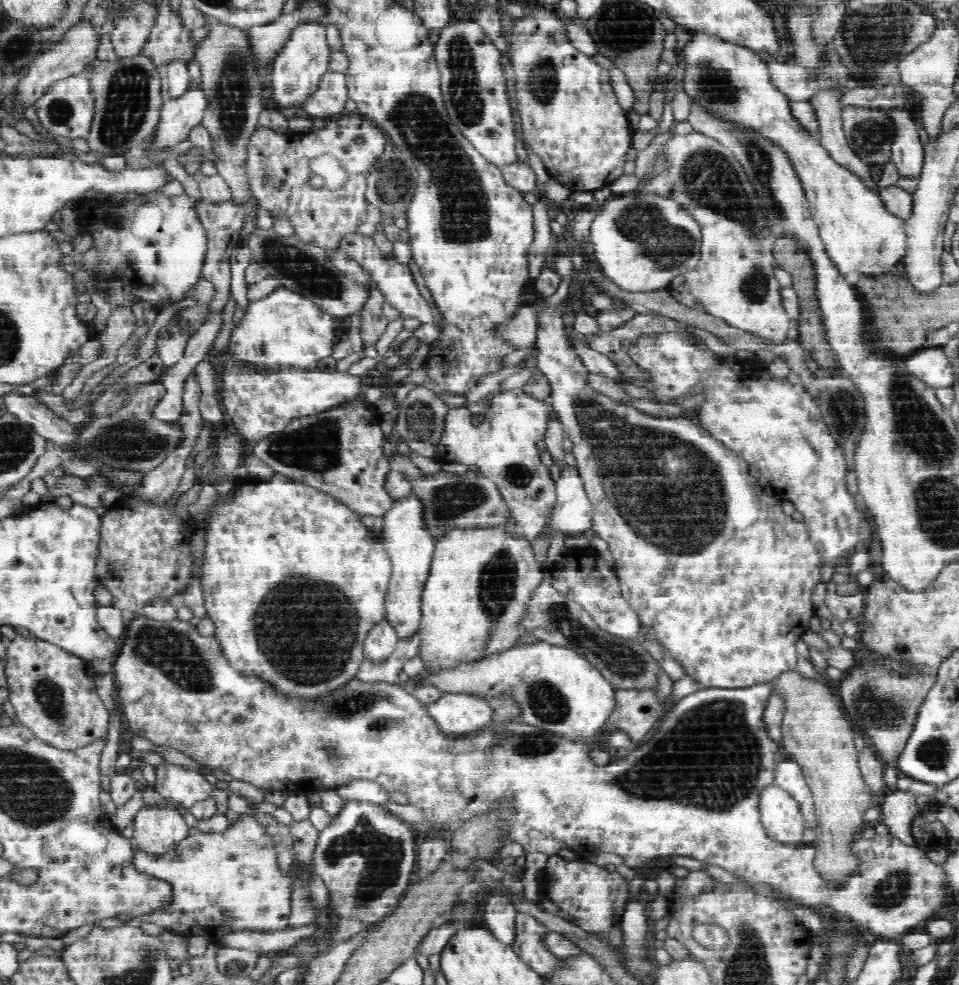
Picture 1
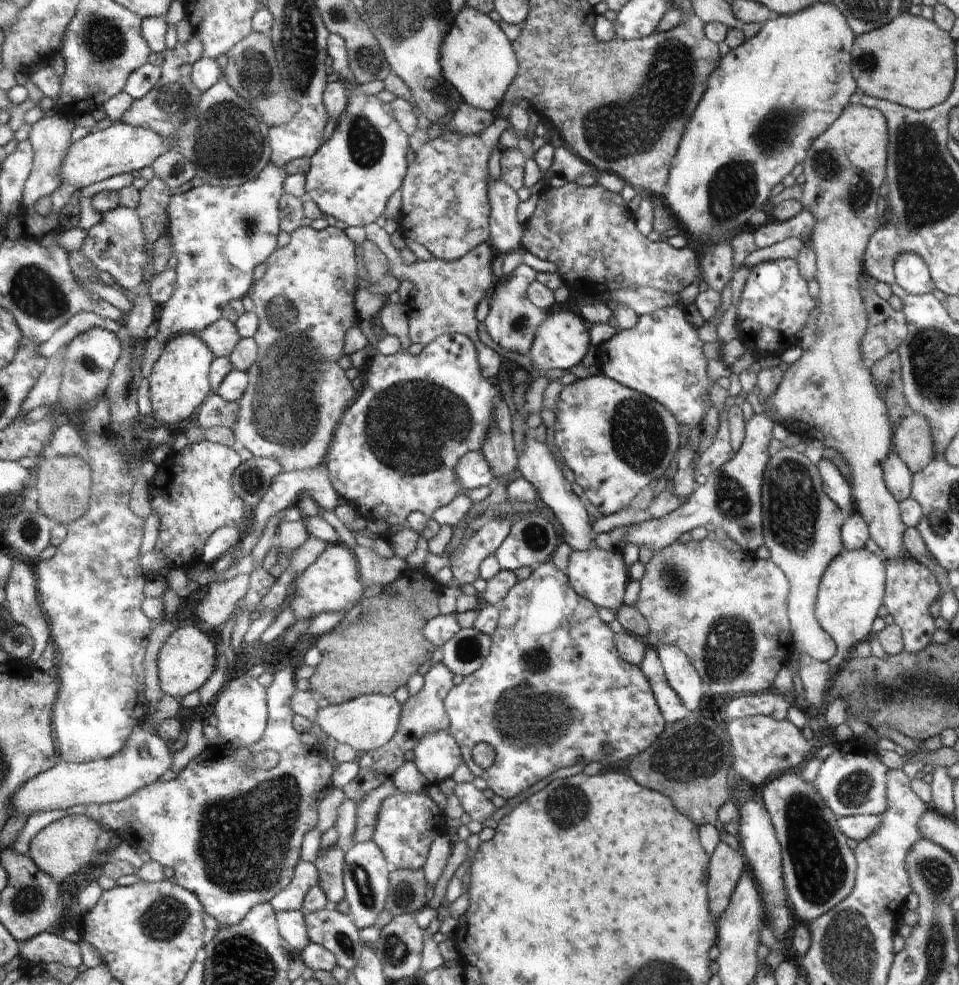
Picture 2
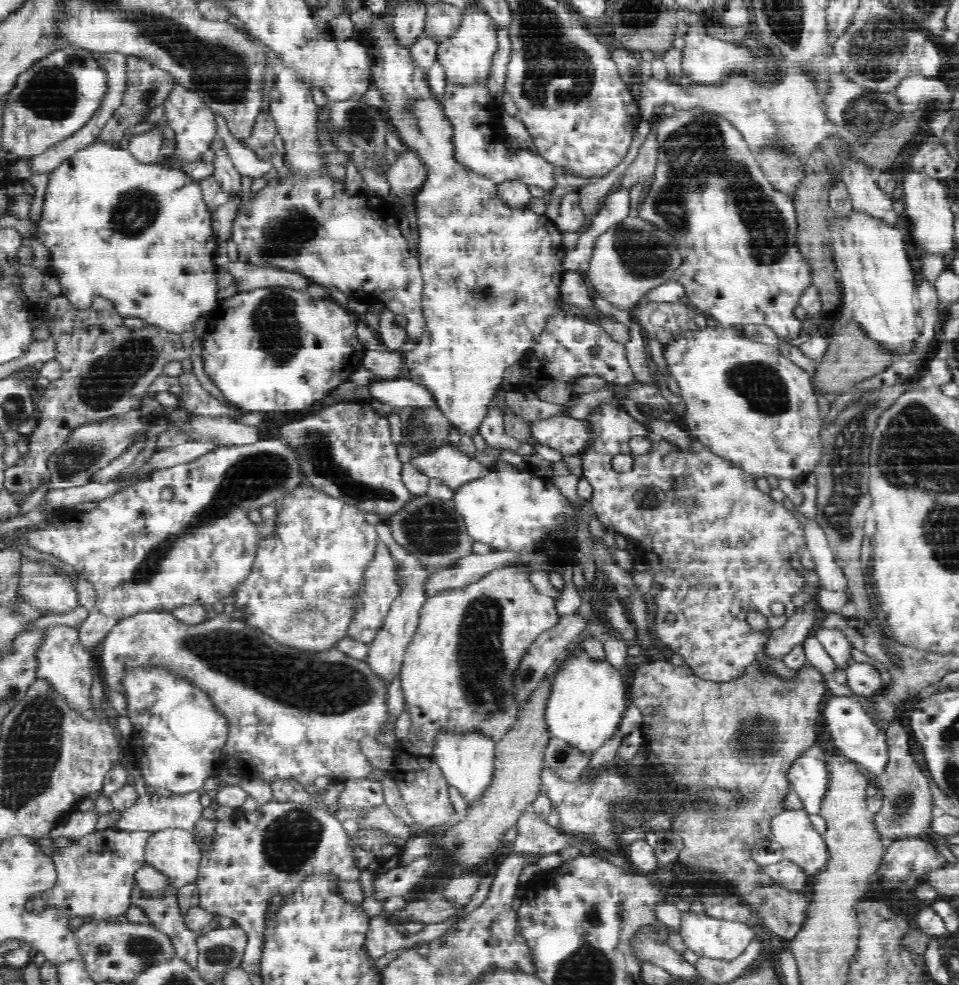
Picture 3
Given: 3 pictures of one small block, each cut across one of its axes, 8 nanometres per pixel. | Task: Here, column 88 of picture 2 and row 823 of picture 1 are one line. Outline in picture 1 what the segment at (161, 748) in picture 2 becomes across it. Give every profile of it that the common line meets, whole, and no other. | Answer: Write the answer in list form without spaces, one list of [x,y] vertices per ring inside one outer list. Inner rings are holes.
[[[776,784],[767,786],[760,795],[759,807],[763,827],[771,839],[785,845],[802,846],[804,844],[802,834],[806,830],[806,823],[797,800],[787,790]]]

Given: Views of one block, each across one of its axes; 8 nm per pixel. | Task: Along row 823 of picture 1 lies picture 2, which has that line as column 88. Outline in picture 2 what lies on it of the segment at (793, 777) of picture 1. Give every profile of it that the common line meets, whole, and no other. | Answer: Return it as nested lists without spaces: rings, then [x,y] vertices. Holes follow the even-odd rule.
[[[293,666],[273,673],[272,684],[267,690],[267,728],[258,743],[240,750],[219,744],[210,746],[191,760],[173,781],[155,782],[122,802],[82,805],[69,808],[70,812],[72,815],[94,817],[114,838],[126,840],[135,848],[141,845],[152,859],[173,867],[175,881],[200,897],[208,914],[218,921],[220,927],[240,924],[255,904],[269,903],[290,886],[295,878],[294,866],[300,858],[298,852],[302,838],[316,826],[318,804],[333,787],[331,776],[334,764],[320,754],[321,748],[310,748],[302,743],[301,734],[292,725],[295,682]],[[265,750],[278,752],[278,764],[266,772],[252,772],[252,768],[248,768],[248,760]]]

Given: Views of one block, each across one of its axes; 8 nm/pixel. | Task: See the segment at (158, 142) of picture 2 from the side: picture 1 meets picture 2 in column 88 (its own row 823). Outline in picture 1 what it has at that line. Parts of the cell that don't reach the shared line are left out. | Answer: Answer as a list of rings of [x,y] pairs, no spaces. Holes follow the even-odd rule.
[[[143,806],[135,815],[133,821],[135,831],[132,840],[137,851],[161,857],[171,853],[185,838],[188,838],[188,824],[184,821],[184,816],[178,810],[168,806]]]

